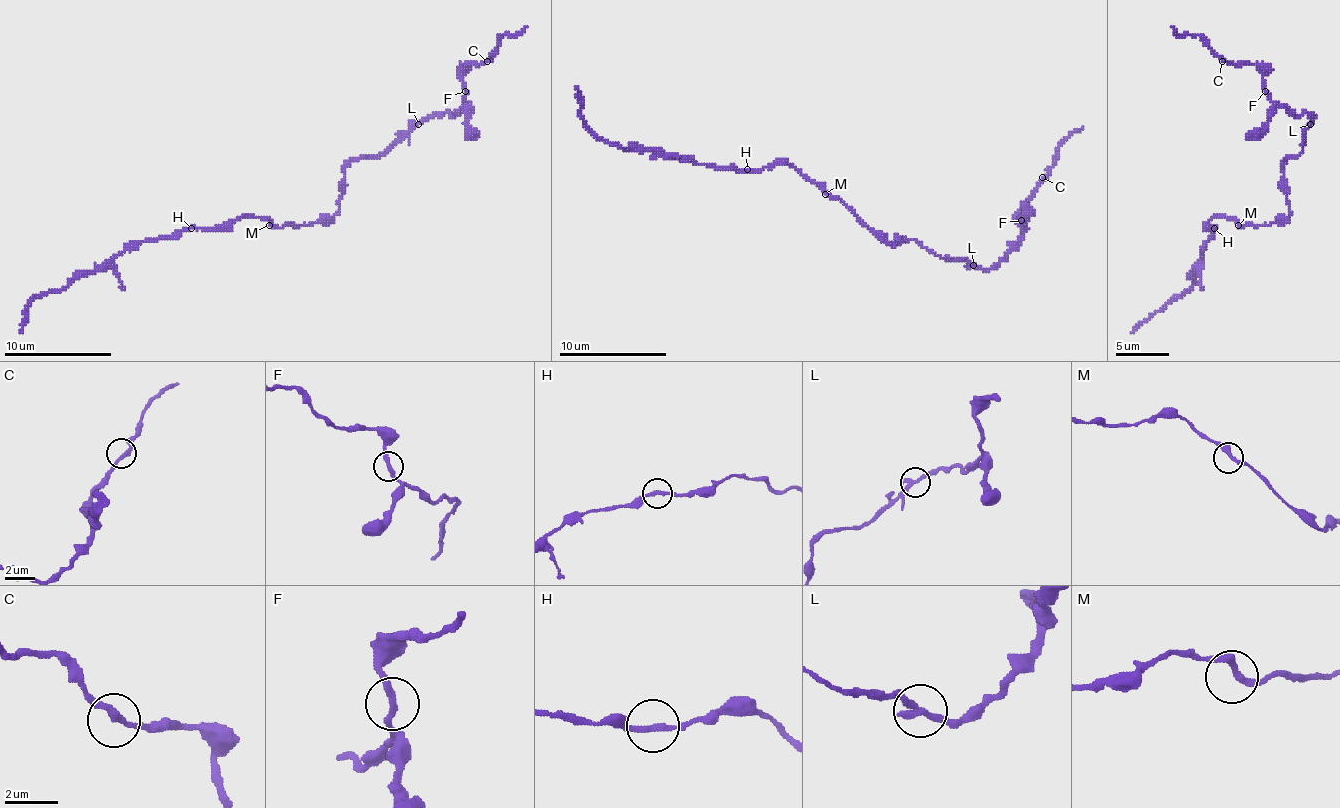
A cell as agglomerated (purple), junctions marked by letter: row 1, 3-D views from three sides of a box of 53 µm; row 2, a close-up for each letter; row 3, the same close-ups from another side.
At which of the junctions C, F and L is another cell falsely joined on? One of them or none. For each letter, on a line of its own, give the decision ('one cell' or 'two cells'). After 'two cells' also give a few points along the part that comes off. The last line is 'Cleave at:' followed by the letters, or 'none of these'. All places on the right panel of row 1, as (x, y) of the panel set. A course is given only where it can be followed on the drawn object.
C: one cell
F: one cell
L: one cell
Cleave at: none of these

